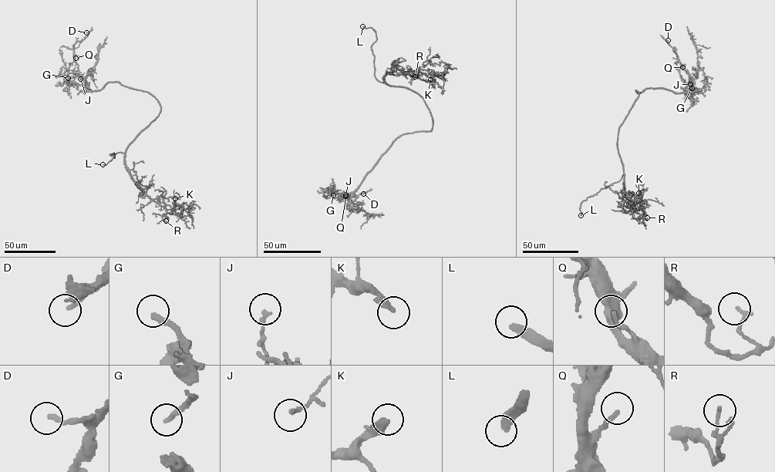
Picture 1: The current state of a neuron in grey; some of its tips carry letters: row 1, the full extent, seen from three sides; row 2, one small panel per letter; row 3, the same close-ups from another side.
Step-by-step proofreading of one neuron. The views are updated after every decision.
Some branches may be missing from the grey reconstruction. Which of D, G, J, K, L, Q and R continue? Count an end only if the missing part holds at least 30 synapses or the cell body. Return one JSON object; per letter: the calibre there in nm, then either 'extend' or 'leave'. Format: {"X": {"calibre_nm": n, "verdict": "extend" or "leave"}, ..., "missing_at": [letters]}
{"D": {"calibre_nm": 180, "verdict": "leave"}, "G": {"calibre_nm": 240, "verdict": "extend"}, "J": {"calibre_nm": 190, "verdict": "leave"}, "K": {"calibre_nm": 280, "verdict": "extend"}, "L": {"calibre_nm": 340, "verdict": "extend"}, "Q": {"calibre_nm": 180, "verdict": "leave"}, "R": {"calibre_nm": 150, "verdict": "leave"}, "missing_at": ["G", "K", "L"]}

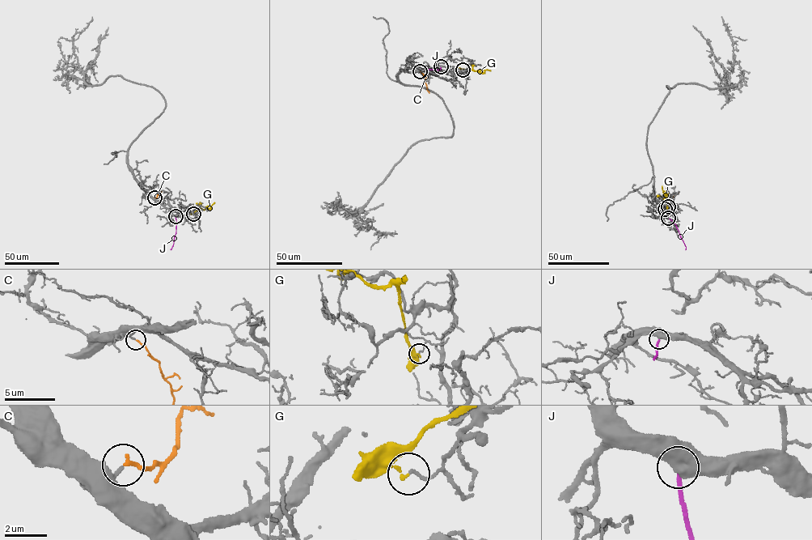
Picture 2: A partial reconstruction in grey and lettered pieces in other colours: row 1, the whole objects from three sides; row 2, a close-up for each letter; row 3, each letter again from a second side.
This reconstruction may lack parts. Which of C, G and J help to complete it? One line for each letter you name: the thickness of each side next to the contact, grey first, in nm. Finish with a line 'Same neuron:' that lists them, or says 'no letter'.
C: Thickness 190 nm (grey) against 170 nm
Same neuron: C

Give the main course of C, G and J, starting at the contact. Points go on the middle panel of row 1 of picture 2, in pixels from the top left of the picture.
C: (420, 71), (429, 93)
G: (463, 70), (484, 72), (477, 70)
J: (441, 66), (440, 70), (426, 68)

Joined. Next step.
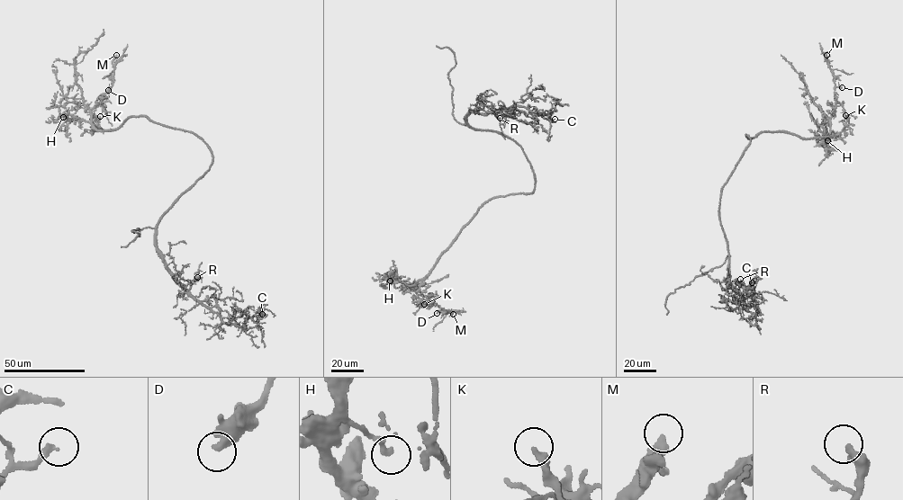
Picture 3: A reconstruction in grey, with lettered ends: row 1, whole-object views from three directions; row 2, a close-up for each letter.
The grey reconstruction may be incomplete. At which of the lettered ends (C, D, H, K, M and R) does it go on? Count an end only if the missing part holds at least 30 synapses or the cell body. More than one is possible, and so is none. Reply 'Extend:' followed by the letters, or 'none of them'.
Extend: R

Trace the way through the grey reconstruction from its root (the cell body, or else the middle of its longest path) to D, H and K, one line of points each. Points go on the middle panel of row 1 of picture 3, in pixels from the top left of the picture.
D: (534, 178), (534, 191), (530, 194), (513, 193), (483, 202), (418, 281), (418, 290), (440, 308), (437, 313)
H: (534, 178), (534, 191), (530, 194), (513, 193), (483, 202), (422, 278), (409, 285), (393, 279), (390, 281)
K: (534, 178), (534, 191), (530, 194), (520, 192), (492, 198), (479, 207), (420, 282), (418, 297), (424, 304)

